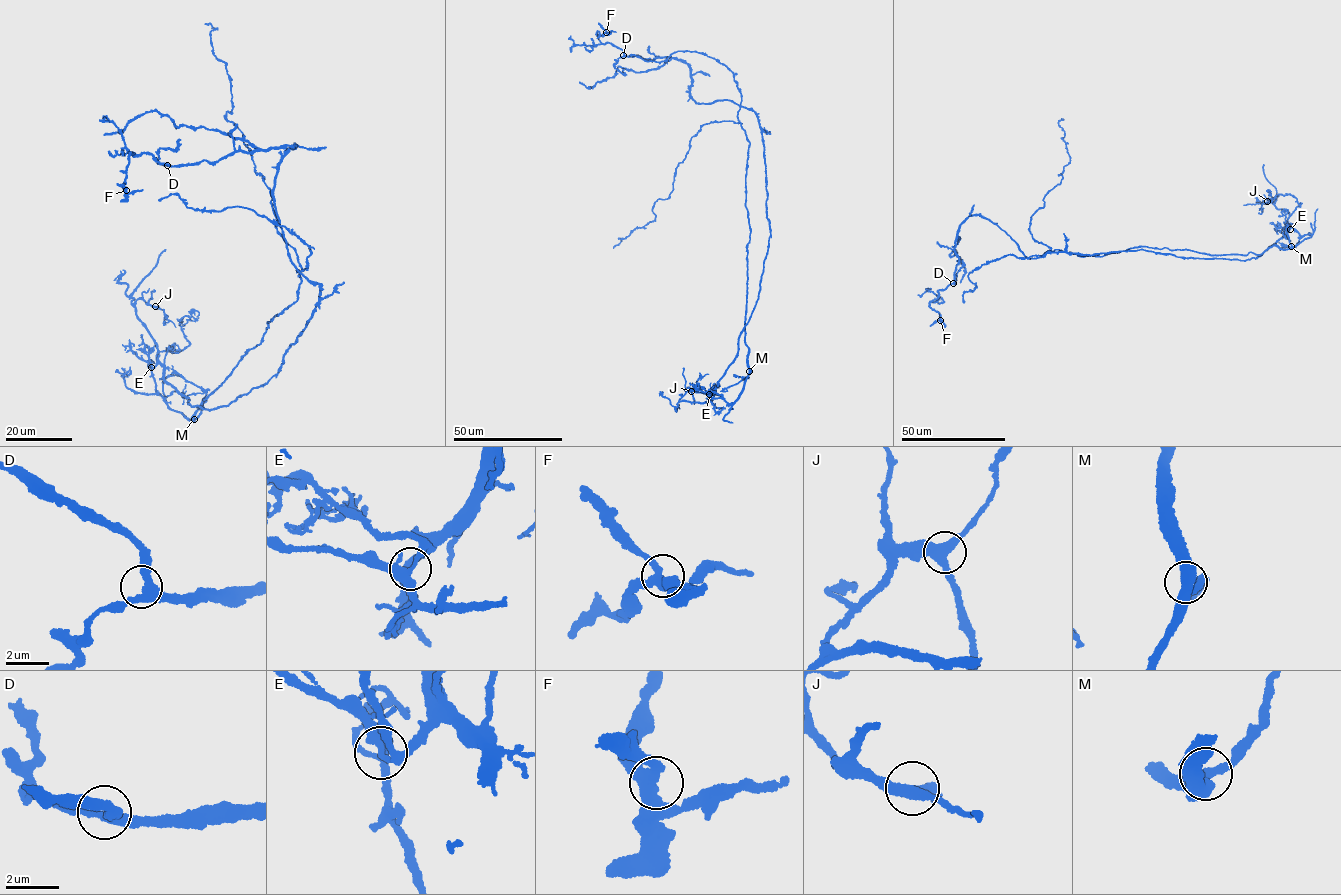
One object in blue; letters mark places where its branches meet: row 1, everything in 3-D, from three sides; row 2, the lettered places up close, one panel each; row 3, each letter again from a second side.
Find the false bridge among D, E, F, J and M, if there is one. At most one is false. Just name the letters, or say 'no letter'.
E

